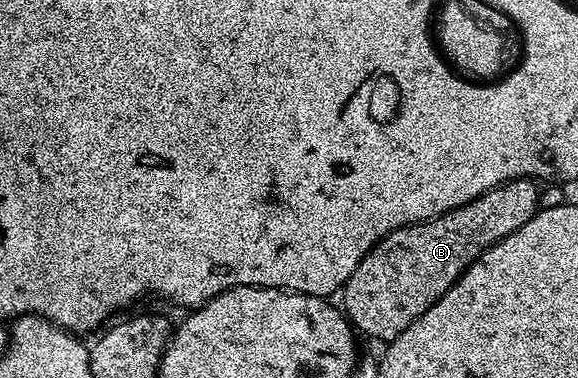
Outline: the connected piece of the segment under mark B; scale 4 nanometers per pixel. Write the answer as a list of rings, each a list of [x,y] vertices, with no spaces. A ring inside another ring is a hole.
[[[517,177],[439,217],[420,225],[405,225],[382,238],[364,255],[340,290],[340,305],[351,326],[381,343],[395,341],[458,282],[458,276],[482,252],[512,235],[512,231],[520,231],[534,217],[540,208],[539,192],[537,180]]]

